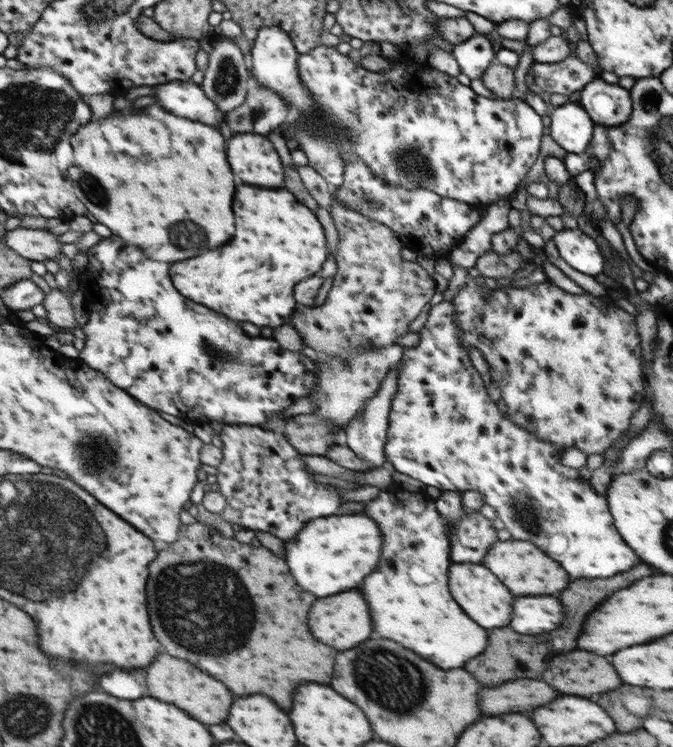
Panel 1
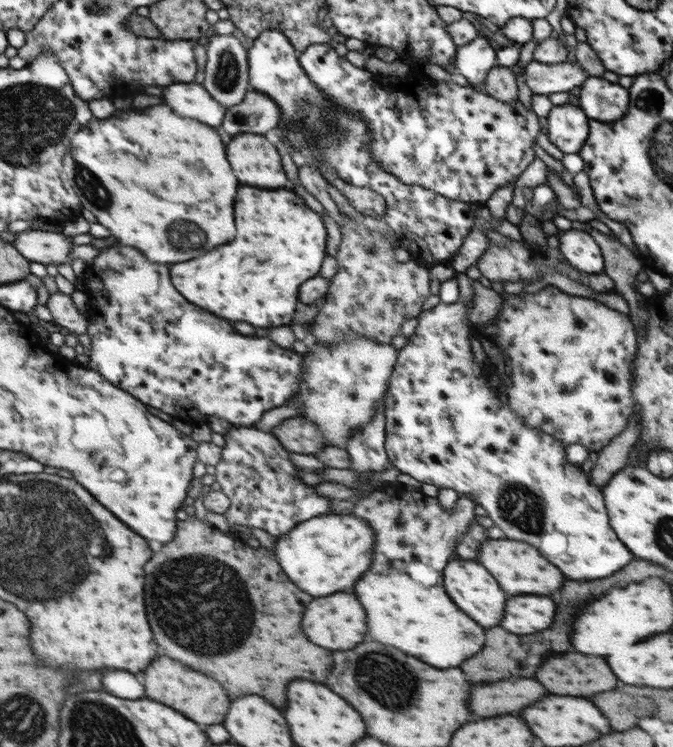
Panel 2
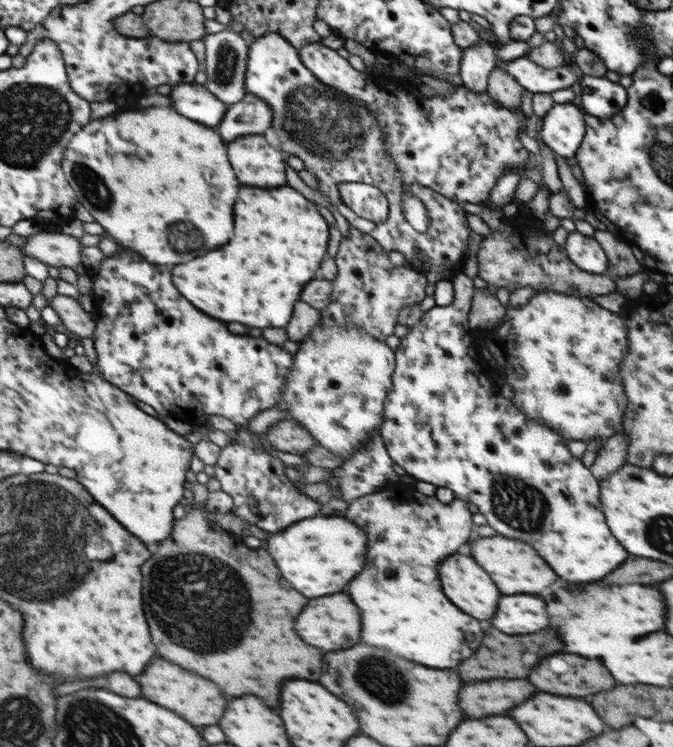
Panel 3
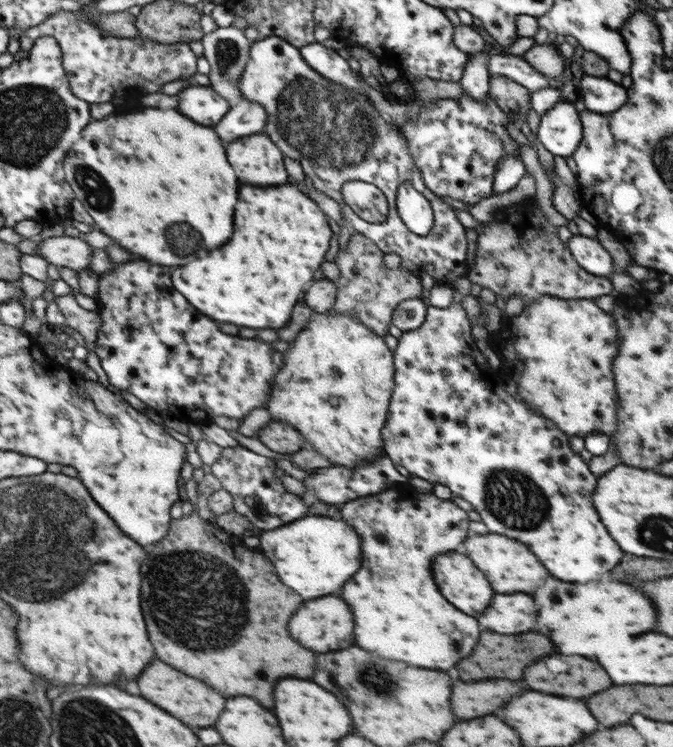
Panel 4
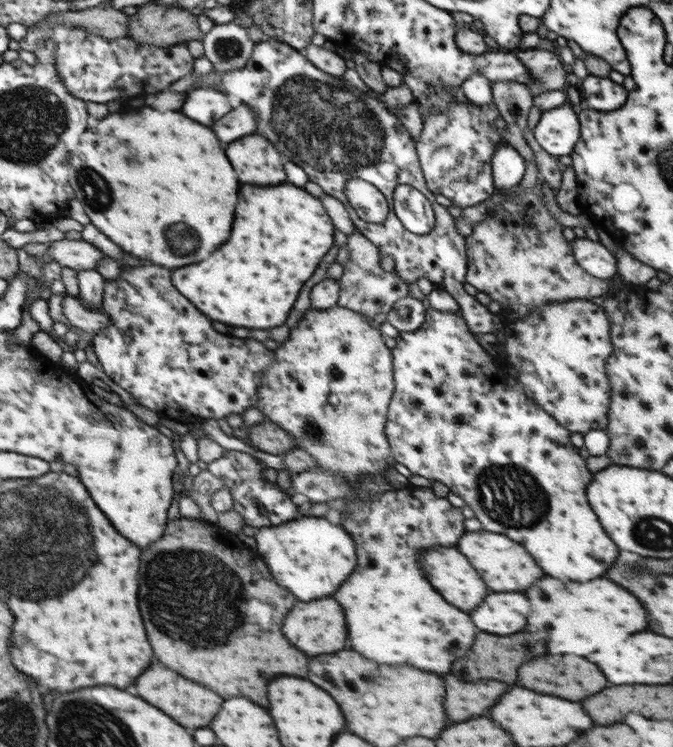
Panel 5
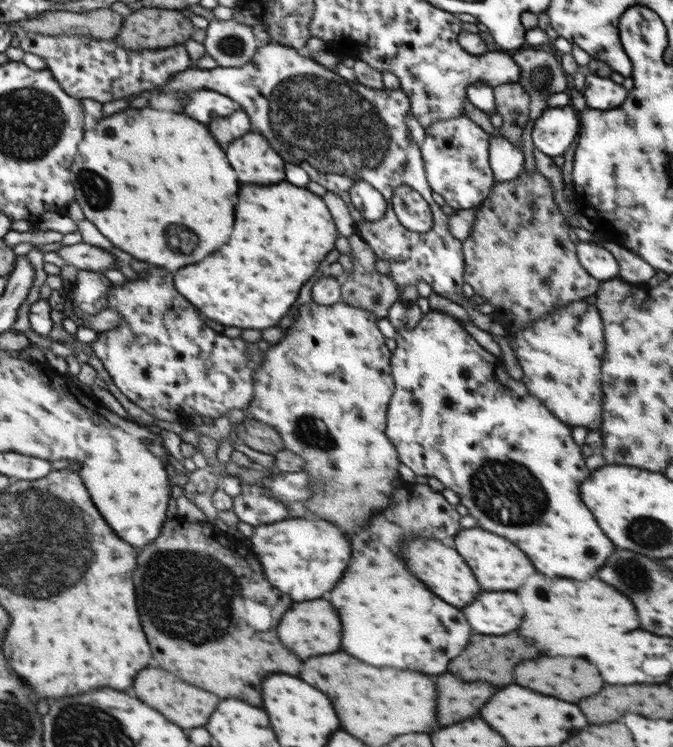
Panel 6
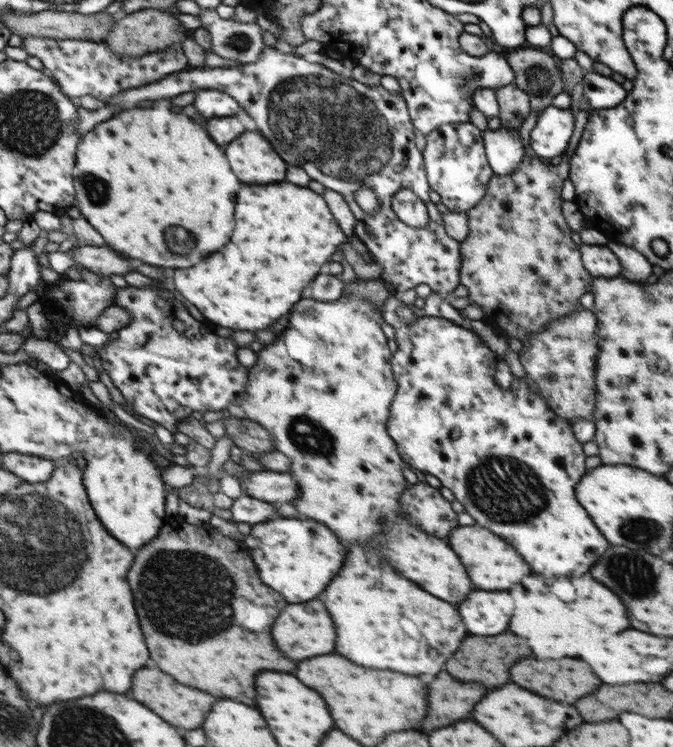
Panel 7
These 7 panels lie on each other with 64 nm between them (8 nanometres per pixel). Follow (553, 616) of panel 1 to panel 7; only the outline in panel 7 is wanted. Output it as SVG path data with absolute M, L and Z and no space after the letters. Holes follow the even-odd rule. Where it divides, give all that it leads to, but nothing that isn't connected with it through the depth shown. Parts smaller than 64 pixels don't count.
M473 590L457 610L461 610L461 622L469 628L469 635L485 637L505 630L511 606L511 598L505 592Z

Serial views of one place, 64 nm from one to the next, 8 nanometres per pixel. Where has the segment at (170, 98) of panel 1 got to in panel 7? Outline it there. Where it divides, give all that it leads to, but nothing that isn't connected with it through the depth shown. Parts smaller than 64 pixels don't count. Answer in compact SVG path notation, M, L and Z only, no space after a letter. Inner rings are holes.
M207 88L201 90L196 94L195 106L197 110L205 116L205 118L223 118L223 116L245 116L246 112L243 111L237 103L237 100L221 90L215 88Z

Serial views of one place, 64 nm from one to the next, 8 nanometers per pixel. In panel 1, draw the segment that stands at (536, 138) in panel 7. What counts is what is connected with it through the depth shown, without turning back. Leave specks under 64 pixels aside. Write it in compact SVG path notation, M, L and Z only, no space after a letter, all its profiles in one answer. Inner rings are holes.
M564 103L551 110L549 114L549 136L566 153L573 152L582 156L591 144L595 123L584 108Z

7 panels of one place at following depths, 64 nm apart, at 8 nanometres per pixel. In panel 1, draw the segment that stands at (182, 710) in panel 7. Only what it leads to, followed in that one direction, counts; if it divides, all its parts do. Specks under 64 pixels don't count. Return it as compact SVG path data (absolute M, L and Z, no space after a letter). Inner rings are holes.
M161 654L153 662L153 666L149 666L147 686L149 686L149 694L153 698L161 698L163 702L173 702L175 706L193 714L193 718L197 718L199 722L205 722L205 724L223 724L229 718L229 710L233 706L233 694L223 682L197 670L197 666L193 666L185 660L173 658L169 654Z

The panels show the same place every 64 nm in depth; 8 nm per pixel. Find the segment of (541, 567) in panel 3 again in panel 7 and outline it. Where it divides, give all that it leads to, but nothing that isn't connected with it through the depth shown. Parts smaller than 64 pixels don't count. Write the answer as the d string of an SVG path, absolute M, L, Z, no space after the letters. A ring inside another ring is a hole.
M457 524L445 541L453 546L453 550L457 550L457 558L461 558L461 562L465 562L465 570L469 570L469 580L479 590L507 590L529 574L529 566L519 558L519 554L485 527Z

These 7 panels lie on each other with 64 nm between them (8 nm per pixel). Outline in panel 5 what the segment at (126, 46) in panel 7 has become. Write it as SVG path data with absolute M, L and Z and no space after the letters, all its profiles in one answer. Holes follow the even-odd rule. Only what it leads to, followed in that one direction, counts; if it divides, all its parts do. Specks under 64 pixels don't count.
M151 2L138 8L131 16L131 33L141 47L147 44L155 46L173 46L202 40L205 36L199 30L197 15L177 4L158 4Z

